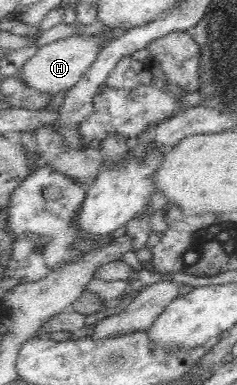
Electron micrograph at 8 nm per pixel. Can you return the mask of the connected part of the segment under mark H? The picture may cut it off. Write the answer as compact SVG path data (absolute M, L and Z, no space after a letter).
M110 27L105 29L99 35L71 35L65 39L54 41L46 46L39 48L38 53L32 56L24 66L19 70L20 76L26 85L40 94L54 96L62 92L67 93L86 75L92 64L97 60L97 55L104 46L102 36L111 36L111 38L120 38L126 30L122 27Z

